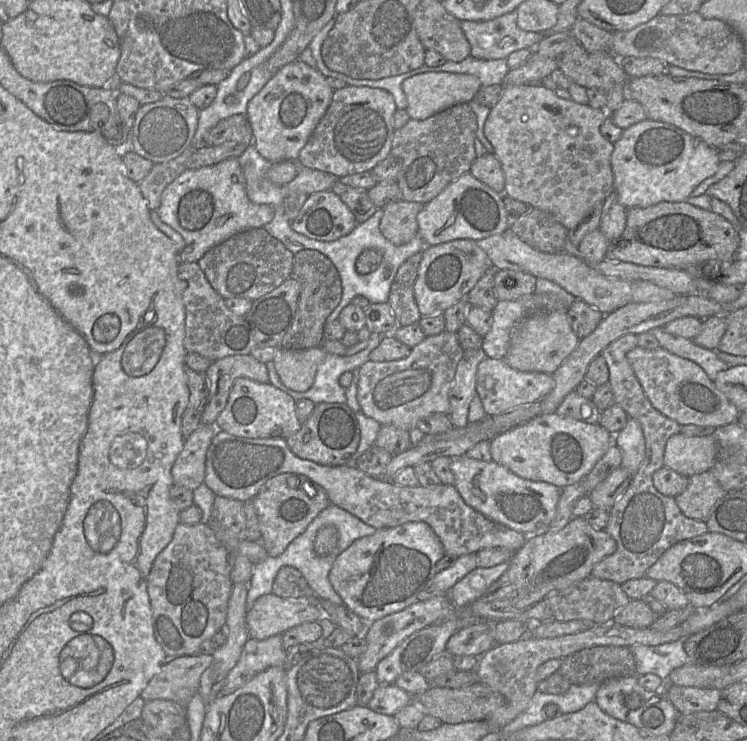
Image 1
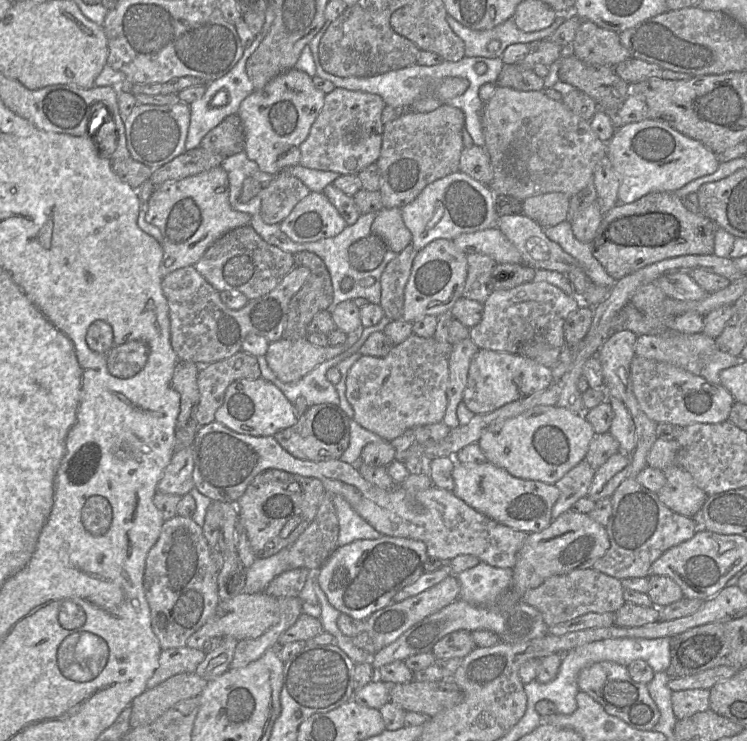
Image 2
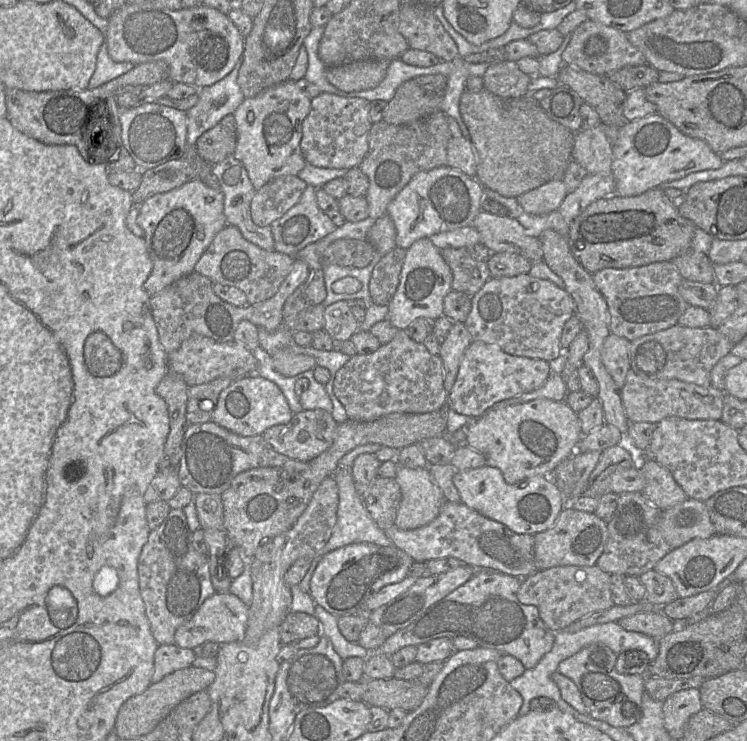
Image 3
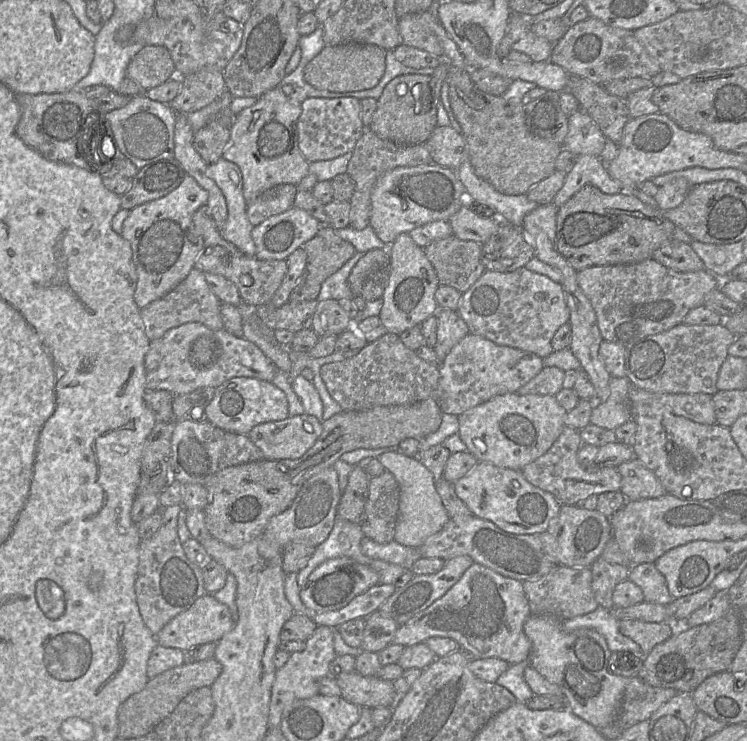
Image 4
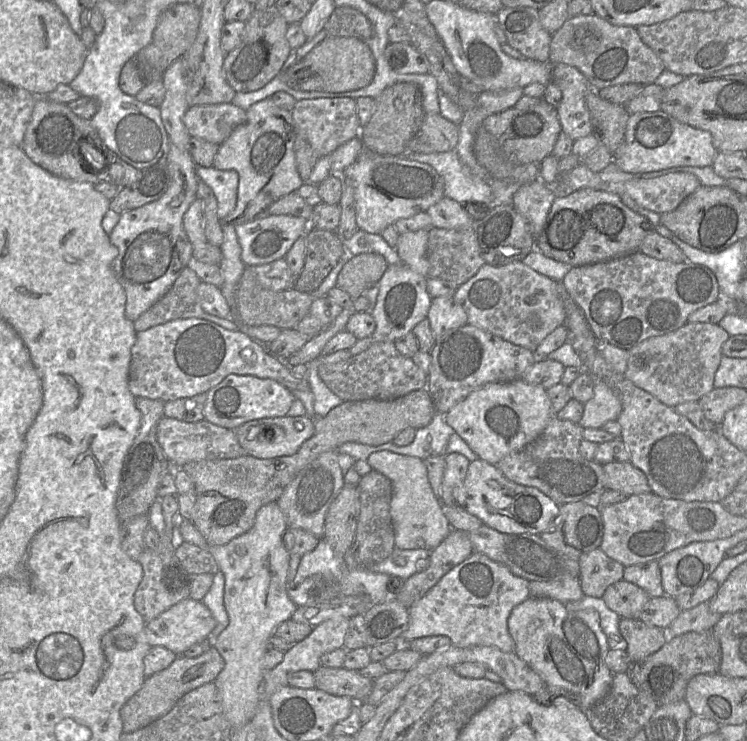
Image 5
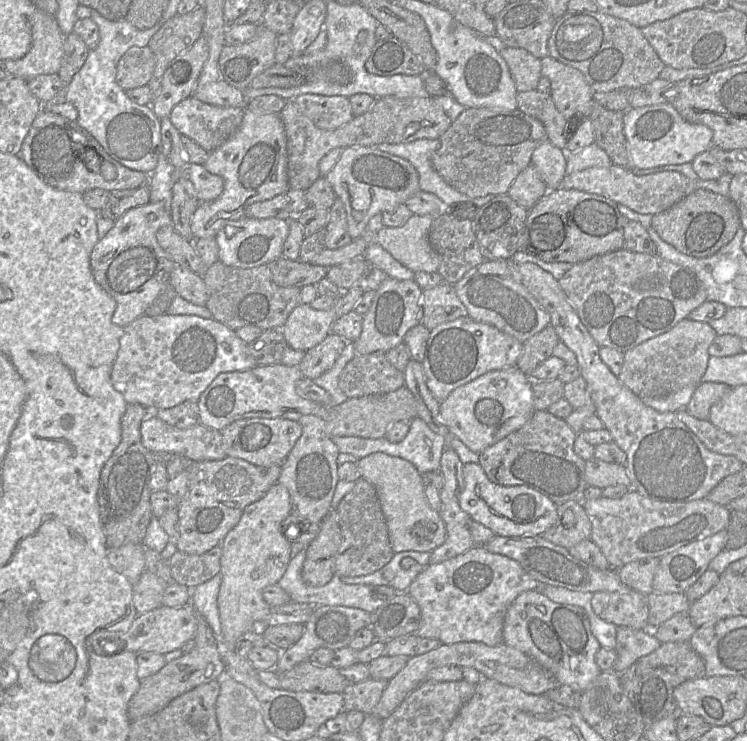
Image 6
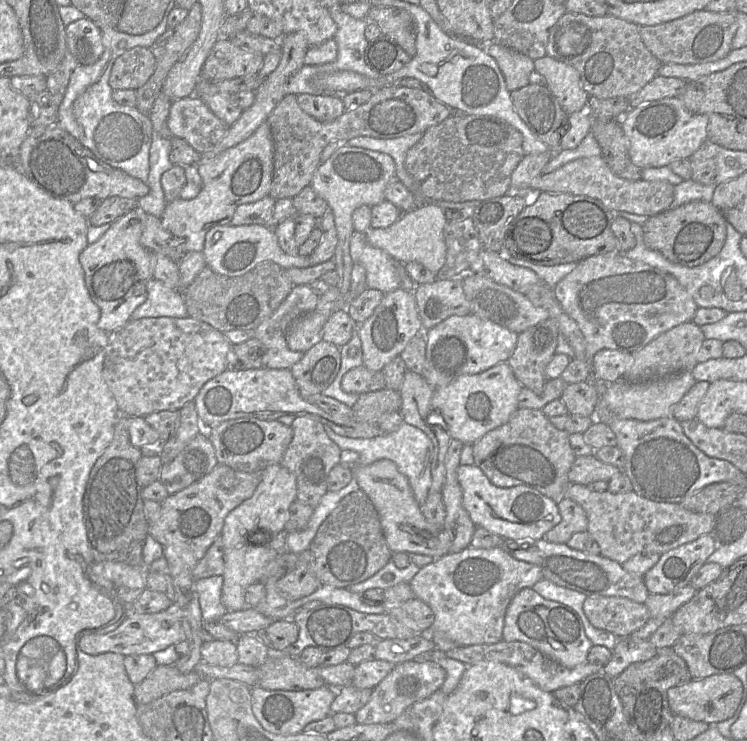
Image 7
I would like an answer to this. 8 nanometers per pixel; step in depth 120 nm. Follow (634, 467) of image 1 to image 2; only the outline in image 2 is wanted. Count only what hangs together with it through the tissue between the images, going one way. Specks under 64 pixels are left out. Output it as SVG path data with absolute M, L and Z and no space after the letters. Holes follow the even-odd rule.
M608 394L607 400L613 410L613 419L609 433L619 442L620 450L631 454L636 447L636 431L632 416L617 397Z

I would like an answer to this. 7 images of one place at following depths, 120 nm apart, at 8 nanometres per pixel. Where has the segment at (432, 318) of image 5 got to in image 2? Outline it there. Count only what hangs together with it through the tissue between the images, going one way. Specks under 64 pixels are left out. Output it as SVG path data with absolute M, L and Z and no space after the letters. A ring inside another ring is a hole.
M468 337L453 345L449 359L449 382L447 386L447 407L442 420L449 428L459 426L457 407L462 402L467 384L469 366L479 348Z

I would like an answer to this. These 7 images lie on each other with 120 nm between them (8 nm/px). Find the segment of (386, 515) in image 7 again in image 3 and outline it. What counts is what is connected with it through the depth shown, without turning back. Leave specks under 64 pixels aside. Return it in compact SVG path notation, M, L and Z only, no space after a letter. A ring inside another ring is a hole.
M397 465L394 480L401 490L401 501L394 522L398 529L416 529L438 516L445 498L428 467L411 469Z

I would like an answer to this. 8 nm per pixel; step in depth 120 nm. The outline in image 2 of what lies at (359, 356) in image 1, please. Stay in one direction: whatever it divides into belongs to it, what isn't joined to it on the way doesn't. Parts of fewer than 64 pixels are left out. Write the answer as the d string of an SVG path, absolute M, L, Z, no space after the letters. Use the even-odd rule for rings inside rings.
M384 316L378 324L364 327L360 339L352 347L346 349L340 355L322 362L296 382L285 383L279 380L268 366L265 355L258 356L257 361L260 367L261 377L273 383L292 404L299 396L303 396L309 407L324 403L339 405L339 394L335 385L327 379L327 371L332 367L336 367L340 362L350 357L352 354L359 352L359 349L368 337L374 332L383 332L388 323L390 323L390 320Z

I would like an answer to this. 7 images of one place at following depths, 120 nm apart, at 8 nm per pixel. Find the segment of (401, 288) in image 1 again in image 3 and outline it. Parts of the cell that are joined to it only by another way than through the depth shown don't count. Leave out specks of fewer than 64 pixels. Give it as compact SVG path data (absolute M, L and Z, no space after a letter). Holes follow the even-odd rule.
M396 247L383 255L373 268L369 292L375 305L388 306L400 281L407 249Z

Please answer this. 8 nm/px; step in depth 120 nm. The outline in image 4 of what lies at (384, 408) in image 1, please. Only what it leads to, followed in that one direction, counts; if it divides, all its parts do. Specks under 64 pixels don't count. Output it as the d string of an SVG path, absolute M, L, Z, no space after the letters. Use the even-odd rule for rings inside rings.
M387 332L367 343L354 357L325 364L320 376L330 396L343 410L367 410L378 406L413 404L435 396L439 365L419 358L407 348L399 335Z

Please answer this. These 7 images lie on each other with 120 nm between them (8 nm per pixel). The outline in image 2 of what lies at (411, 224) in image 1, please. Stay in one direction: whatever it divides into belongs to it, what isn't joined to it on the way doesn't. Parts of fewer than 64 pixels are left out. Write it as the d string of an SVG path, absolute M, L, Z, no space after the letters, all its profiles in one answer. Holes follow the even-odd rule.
M383 208L376 213L371 234L383 240L388 249L400 253L411 244L412 234L406 227L401 208Z

